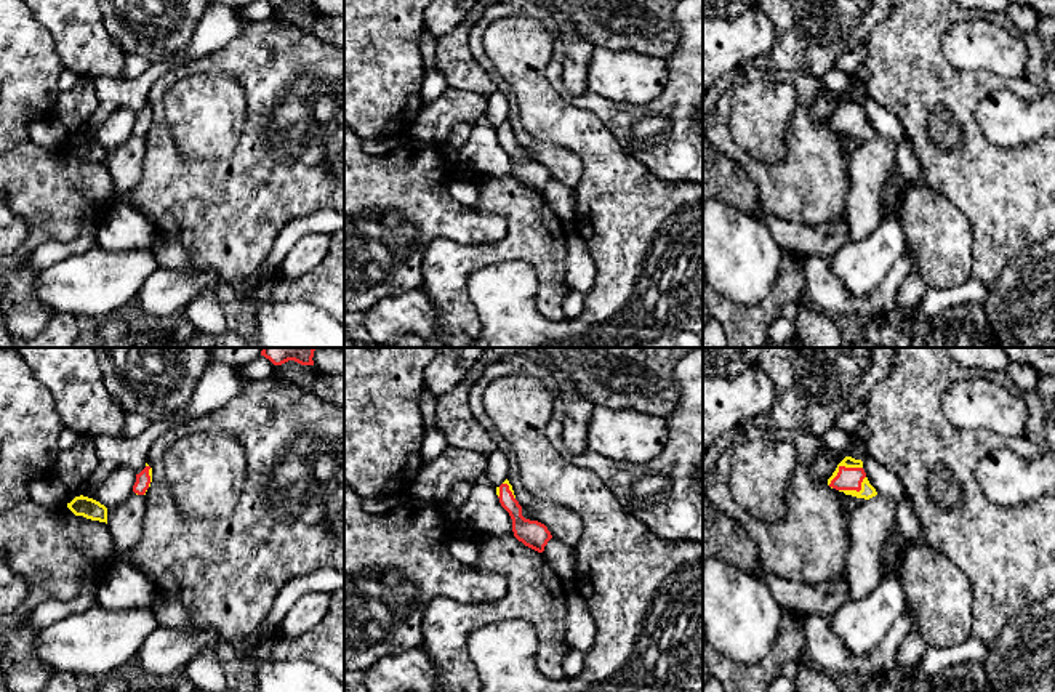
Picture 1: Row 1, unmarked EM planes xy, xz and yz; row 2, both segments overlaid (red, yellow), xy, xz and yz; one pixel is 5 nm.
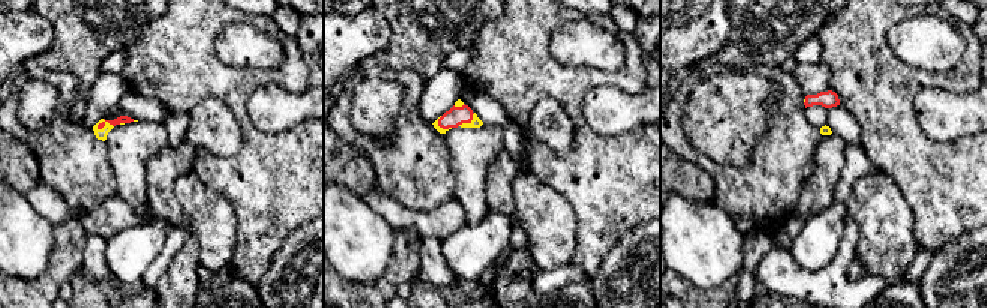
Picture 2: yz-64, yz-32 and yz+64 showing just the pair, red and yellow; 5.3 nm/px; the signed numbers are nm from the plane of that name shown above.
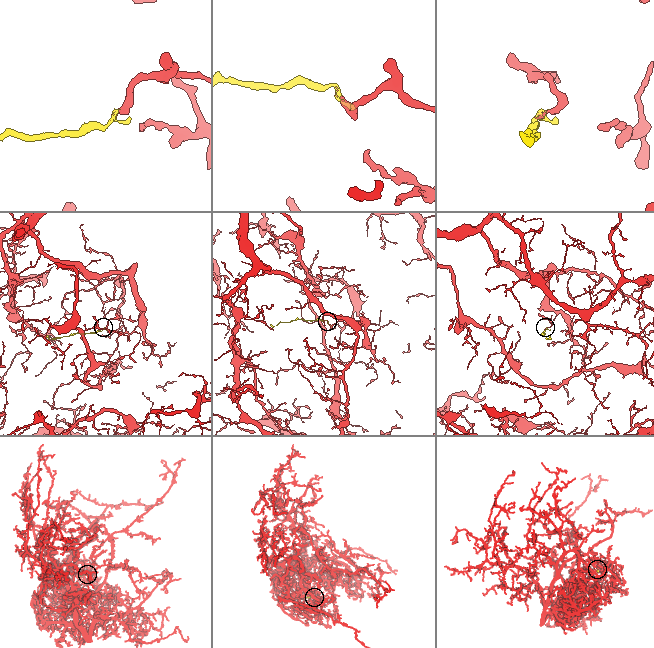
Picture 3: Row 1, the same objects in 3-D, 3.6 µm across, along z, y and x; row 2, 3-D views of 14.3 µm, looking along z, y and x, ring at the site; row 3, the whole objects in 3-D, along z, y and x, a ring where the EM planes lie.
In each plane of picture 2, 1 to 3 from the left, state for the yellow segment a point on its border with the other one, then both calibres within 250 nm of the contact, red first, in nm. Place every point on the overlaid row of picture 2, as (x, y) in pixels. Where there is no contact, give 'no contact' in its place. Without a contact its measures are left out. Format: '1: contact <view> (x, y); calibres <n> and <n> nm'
1: contact yz-64 (105, 120); calibres 50 and 60 nm
2: contact yz-32 (467, 122); calibres 100 and 60 nm
3: contact yz+64 (806, 101); calibres 90 and 20 nm

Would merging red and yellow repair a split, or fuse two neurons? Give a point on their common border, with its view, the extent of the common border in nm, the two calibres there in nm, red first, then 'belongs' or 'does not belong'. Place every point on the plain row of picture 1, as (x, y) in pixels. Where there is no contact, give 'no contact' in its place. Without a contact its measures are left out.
yz (841, 108) | 200 nm | 110/60 nm | belongs

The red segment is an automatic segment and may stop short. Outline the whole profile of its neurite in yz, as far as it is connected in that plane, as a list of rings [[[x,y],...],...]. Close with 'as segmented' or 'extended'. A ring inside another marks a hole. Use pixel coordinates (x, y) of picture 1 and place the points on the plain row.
[[[845,98],[828,120],[828,127],[845,136],[869,141],[877,136],[863,111],[863,103]]]; extended

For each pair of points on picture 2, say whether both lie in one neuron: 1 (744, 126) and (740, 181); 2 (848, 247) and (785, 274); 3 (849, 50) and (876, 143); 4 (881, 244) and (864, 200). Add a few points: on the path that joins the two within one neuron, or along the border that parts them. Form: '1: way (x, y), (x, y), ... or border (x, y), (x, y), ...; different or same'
1: border (761, 137), (743, 167), (708, 158); different
2: way (837, 265), (822, 280), (803, 280); same
3: way (864, 72), (875, 86), (875, 120); same
4: way (881, 233), (881, 217), (875, 211); same

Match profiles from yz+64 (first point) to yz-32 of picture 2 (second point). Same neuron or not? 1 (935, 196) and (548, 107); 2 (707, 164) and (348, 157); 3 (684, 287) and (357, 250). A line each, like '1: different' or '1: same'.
1: different
2: different
3: different

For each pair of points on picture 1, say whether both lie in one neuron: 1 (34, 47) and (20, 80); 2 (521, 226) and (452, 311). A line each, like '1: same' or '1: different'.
1: same
2: same

